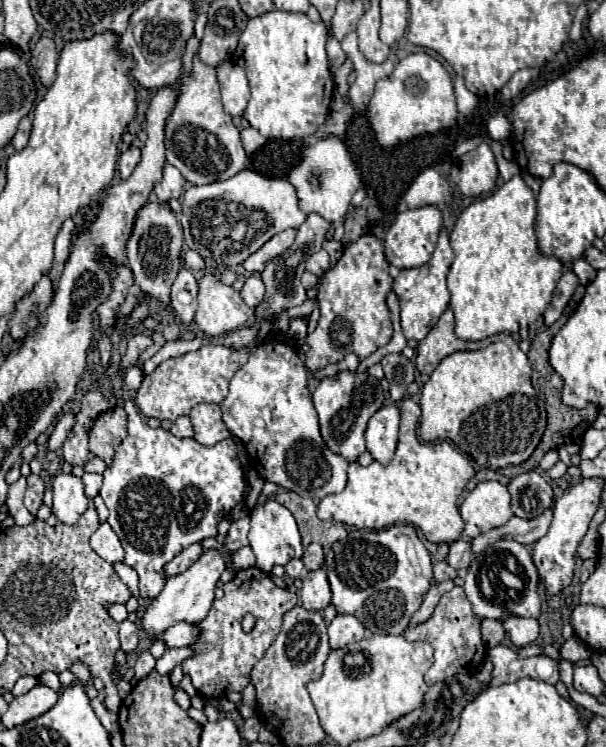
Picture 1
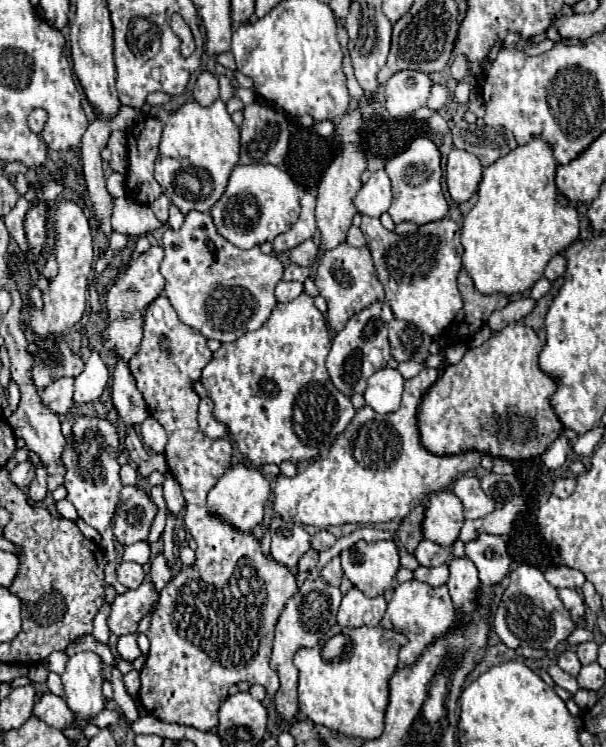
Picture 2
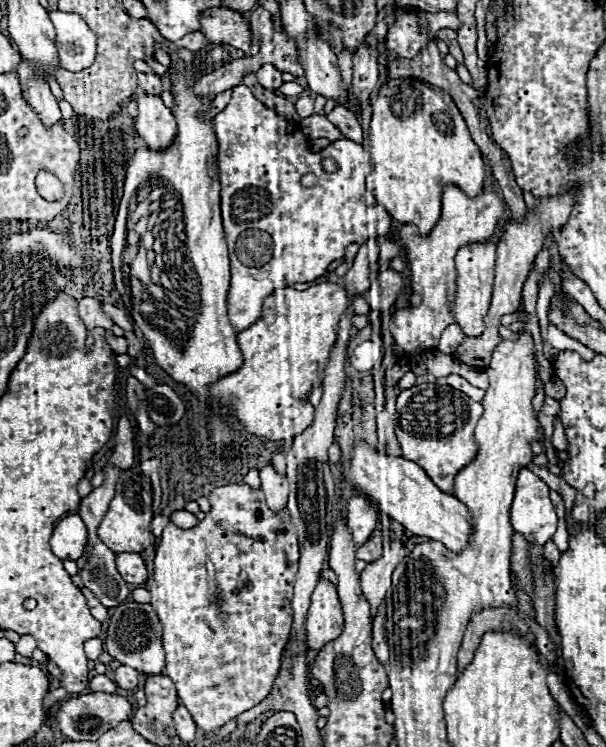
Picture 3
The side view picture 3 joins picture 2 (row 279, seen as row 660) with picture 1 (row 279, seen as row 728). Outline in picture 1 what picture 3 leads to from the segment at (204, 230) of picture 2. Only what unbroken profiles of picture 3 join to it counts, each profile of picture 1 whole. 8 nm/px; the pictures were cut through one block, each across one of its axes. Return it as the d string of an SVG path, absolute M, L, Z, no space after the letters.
M206 274L200 280L196 326L204 336L224 336L248 326L250 320L252 308L240 300L240 294L232 286L218 282L214 274Z

